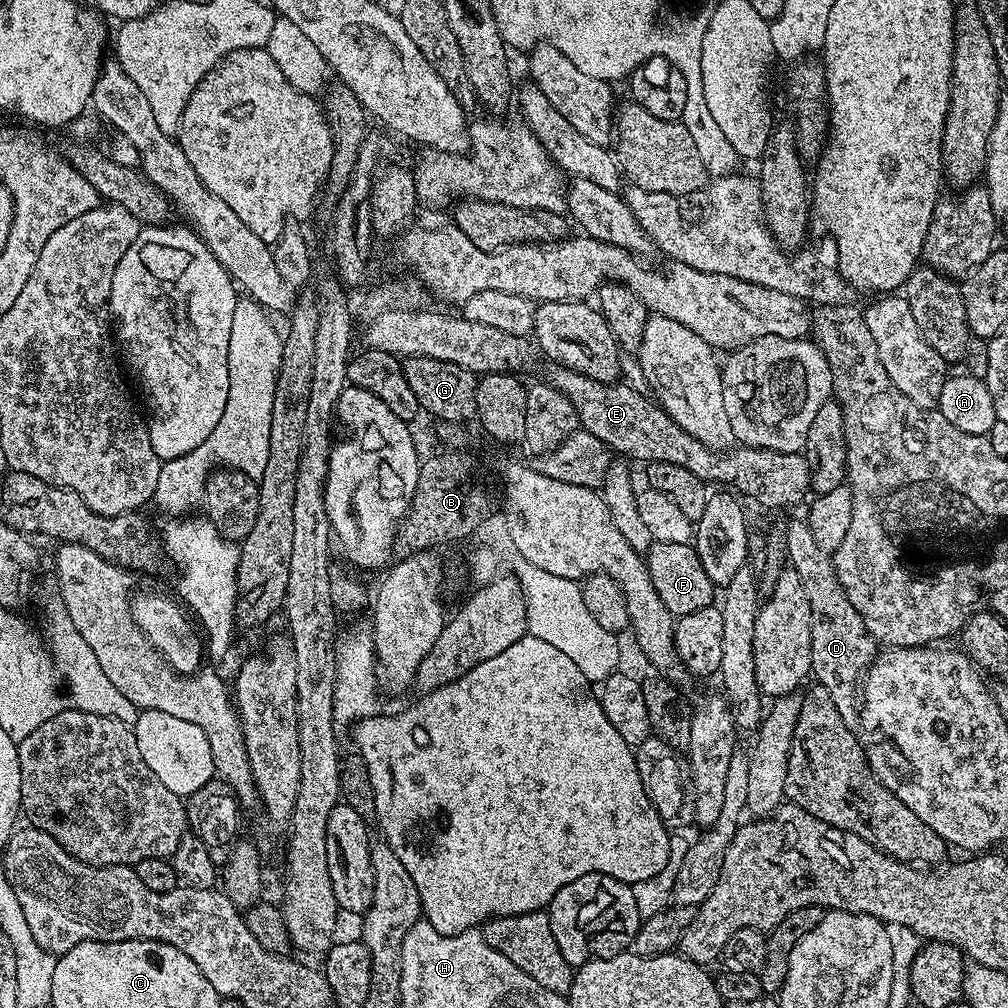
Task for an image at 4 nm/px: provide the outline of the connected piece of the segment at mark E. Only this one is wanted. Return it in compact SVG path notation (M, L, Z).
M552 366L549 369L547 383L564 394L570 400L570 406L578 410L580 428L594 434L594 438L602 441L613 453L621 452L622 455L629 456L624 457L629 461L657 460L671 462L673 466L686 466L686 470L690 470L694 478L703 480L705 484L727 486L741 497L749 496L754 503L761 504L764 508L784 508L787 504L803 505L809 499L812 483L808 458L800 452L774 452L765 448L743 446L735 446L728 451L706 448L682 430L643 391L632 389L625 382L594 382L594 378L586 378L586 374L578 374L569 368Z

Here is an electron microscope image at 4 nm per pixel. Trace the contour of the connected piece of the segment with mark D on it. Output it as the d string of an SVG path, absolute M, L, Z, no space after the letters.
M803 519L796 520L788 528L788 560L791 571L802 578L802 590L810 598L810 650L812 651L811 675L830 694L842 722L853 730L859 729L860 710L858 697L862 692L864 673L878 655L878 645L866 630L862 614L854 610L842 582L838 582L833 557L814 539L810 526Z

